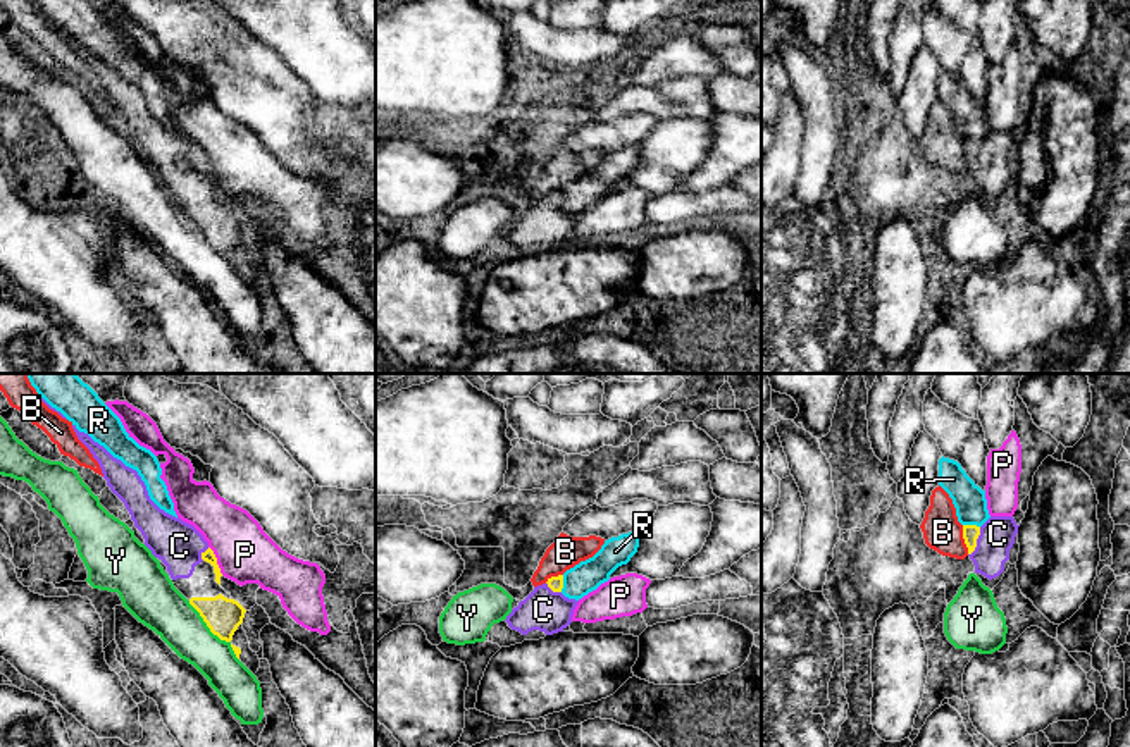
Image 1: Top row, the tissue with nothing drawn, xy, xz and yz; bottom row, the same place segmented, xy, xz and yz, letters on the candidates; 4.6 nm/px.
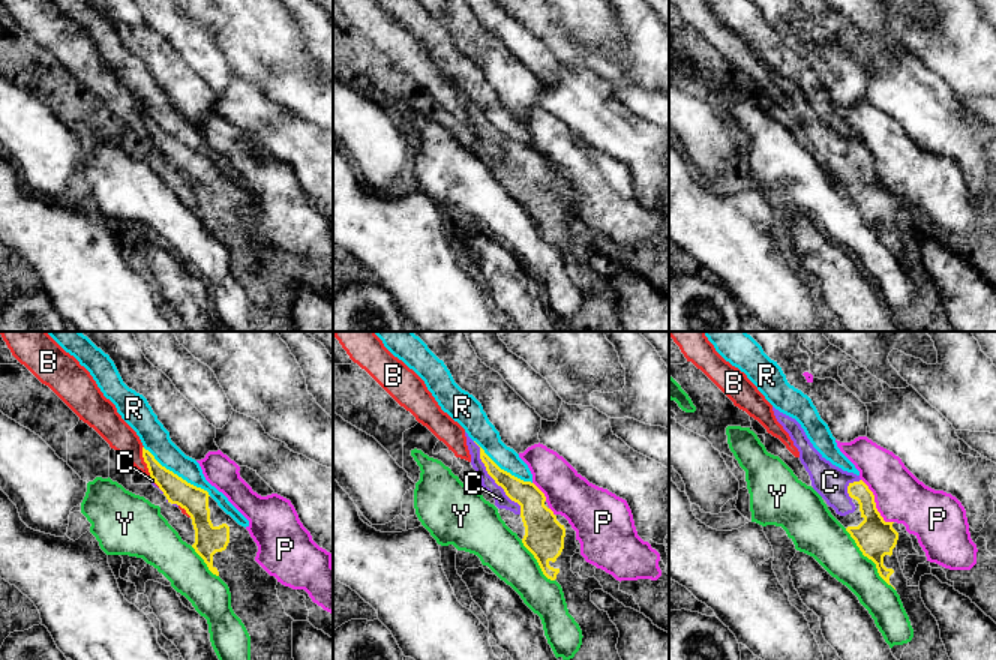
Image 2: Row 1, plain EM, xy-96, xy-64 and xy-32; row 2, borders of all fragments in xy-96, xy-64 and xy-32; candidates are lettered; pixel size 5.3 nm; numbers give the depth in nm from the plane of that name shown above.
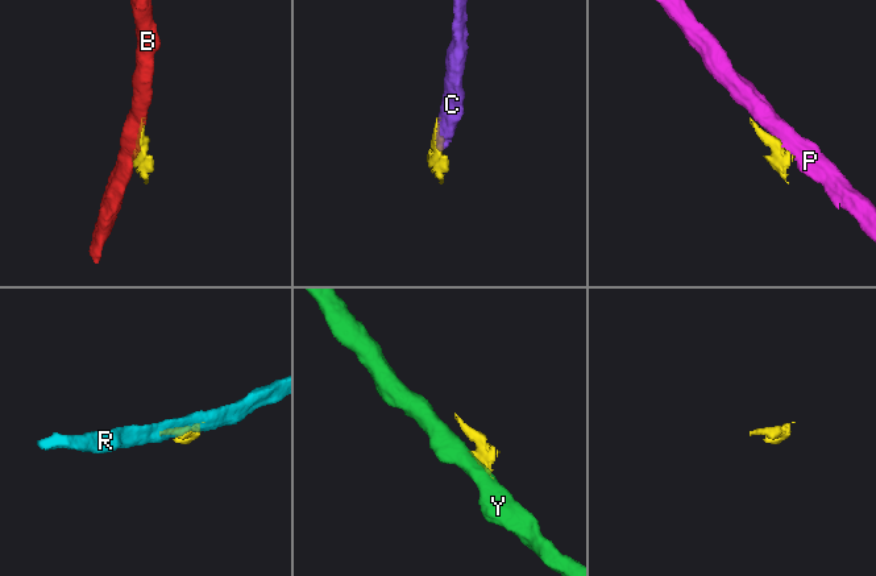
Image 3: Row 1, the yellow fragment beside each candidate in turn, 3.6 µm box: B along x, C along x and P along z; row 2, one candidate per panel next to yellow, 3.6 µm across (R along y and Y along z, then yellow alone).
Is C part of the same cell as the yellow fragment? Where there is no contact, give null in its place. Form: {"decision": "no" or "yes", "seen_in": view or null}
{"decision": "yes", "seen_in": "yz"}

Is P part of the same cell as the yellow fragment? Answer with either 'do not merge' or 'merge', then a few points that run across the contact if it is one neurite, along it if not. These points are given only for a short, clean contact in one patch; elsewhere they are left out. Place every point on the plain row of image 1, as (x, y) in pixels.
do not merge | xy (209, 160), (223, 188)

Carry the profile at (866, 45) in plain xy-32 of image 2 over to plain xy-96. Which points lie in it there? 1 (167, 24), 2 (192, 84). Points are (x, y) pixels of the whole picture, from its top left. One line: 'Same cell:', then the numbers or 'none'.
Same cell: 1

